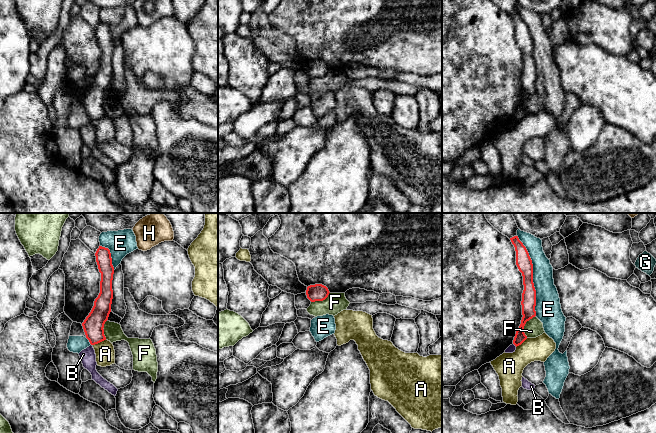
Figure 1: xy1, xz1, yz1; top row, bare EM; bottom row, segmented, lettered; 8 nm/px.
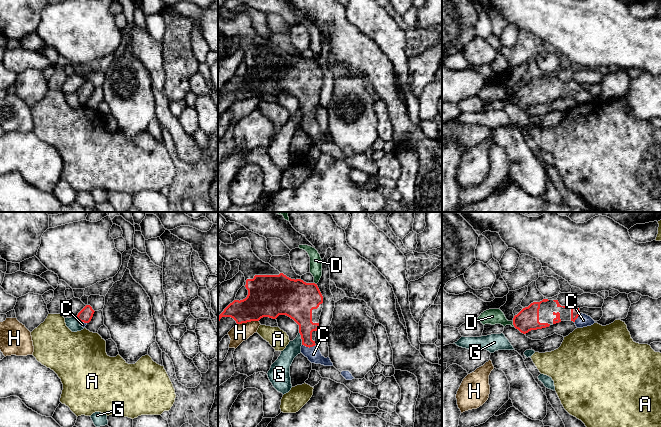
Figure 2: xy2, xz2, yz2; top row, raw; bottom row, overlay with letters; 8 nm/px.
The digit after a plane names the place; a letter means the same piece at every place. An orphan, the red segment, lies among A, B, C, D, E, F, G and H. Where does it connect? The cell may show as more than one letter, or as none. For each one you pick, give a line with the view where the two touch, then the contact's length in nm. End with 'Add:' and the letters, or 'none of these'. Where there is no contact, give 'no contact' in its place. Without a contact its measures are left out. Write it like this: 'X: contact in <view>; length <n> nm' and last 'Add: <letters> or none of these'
C: contact in xz2; length 110 nm
Add: C

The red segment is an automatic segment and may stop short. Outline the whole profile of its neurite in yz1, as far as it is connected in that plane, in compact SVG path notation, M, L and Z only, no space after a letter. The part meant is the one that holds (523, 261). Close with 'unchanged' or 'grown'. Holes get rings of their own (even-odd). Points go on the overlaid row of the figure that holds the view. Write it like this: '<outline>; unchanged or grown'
M514 236L510 240L515 247L516 265L522 273L524 285L521 301L523 317L513 340L513 344L517 347L527 339L524 333L526 322L536 316L536 290L533 283L533 264L526 247L518 236Z; unchanged

